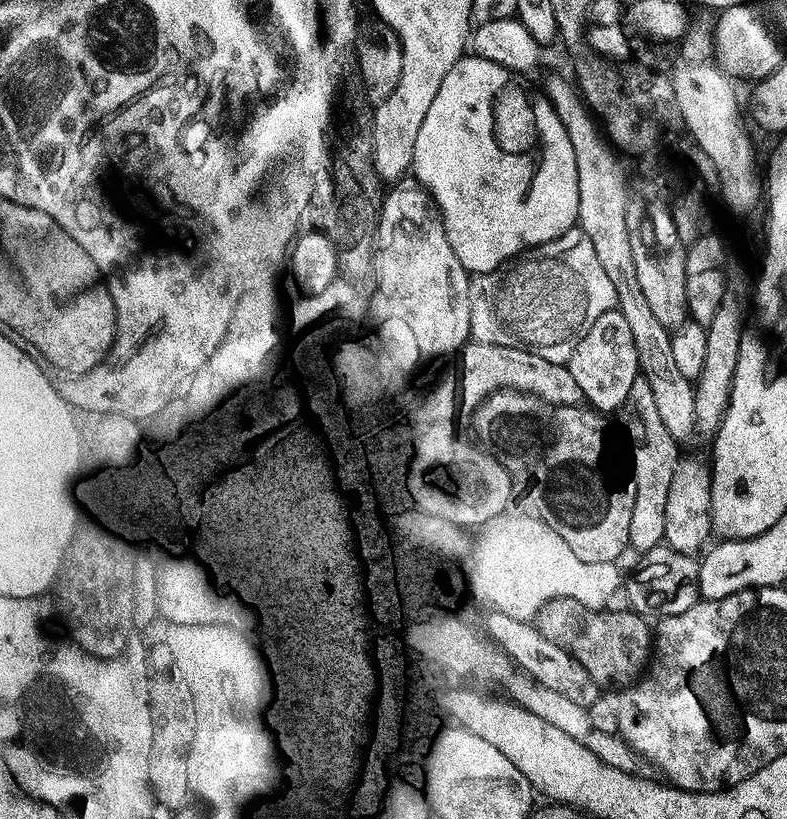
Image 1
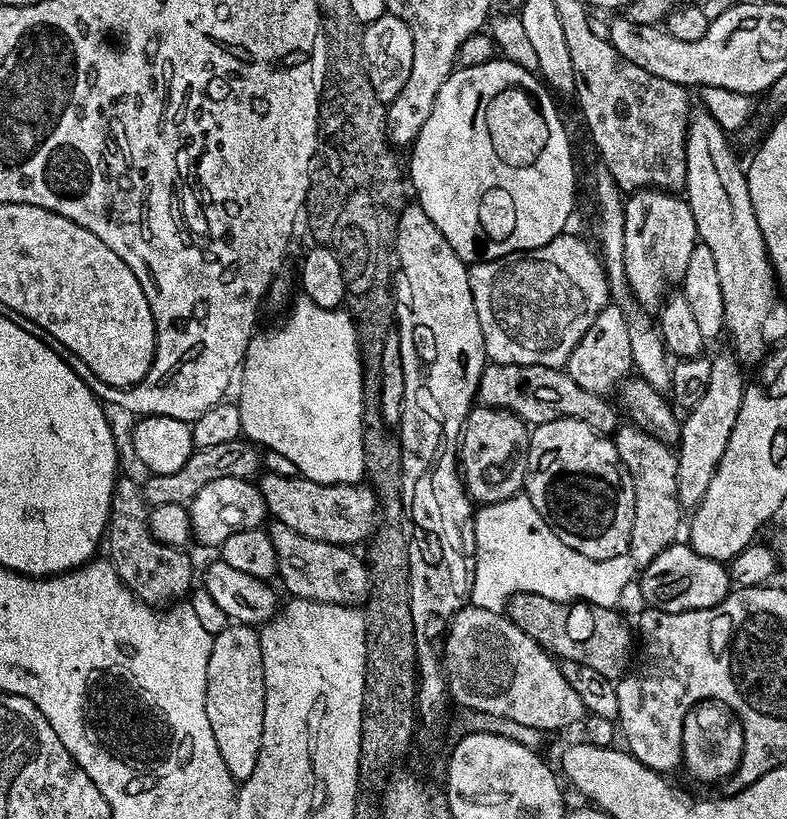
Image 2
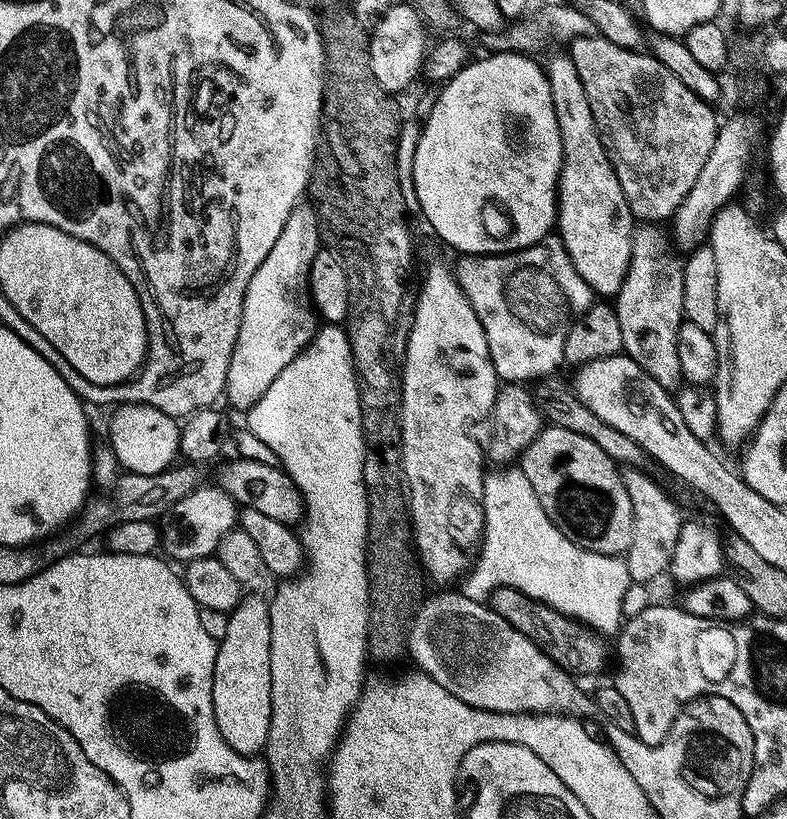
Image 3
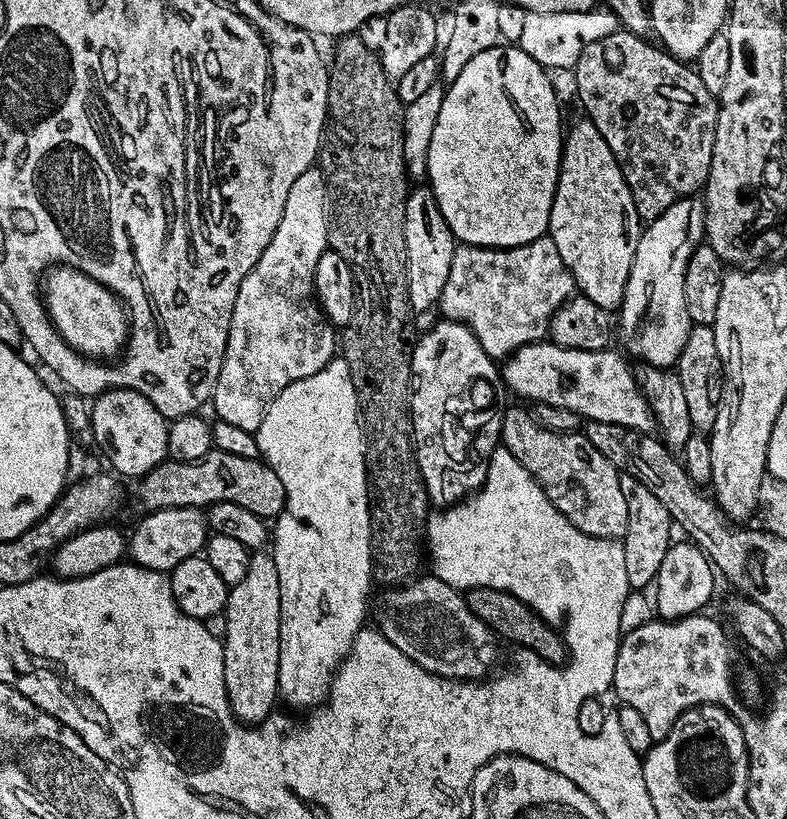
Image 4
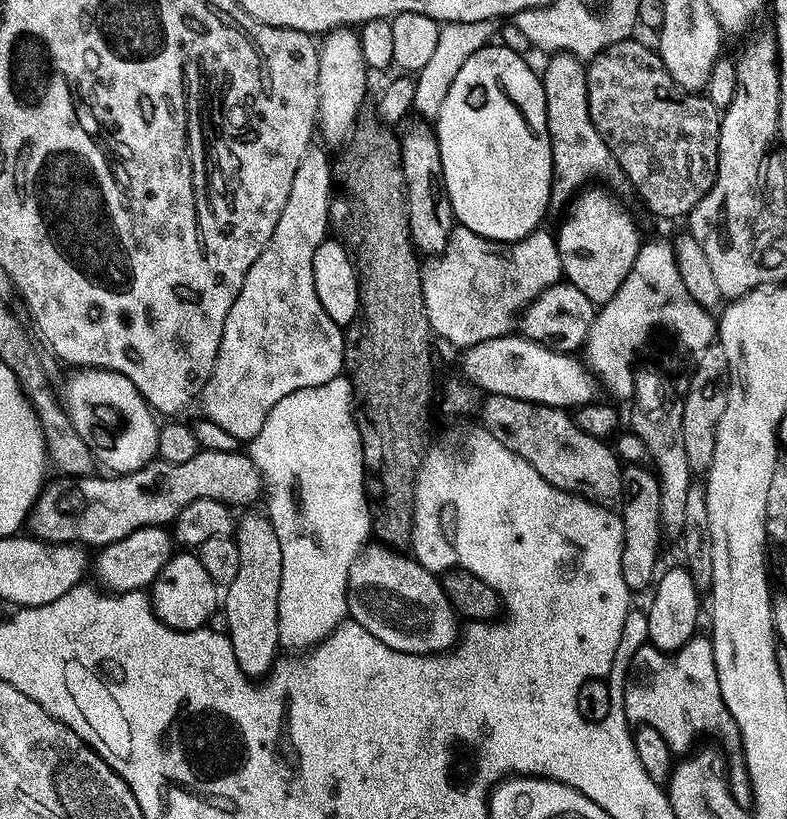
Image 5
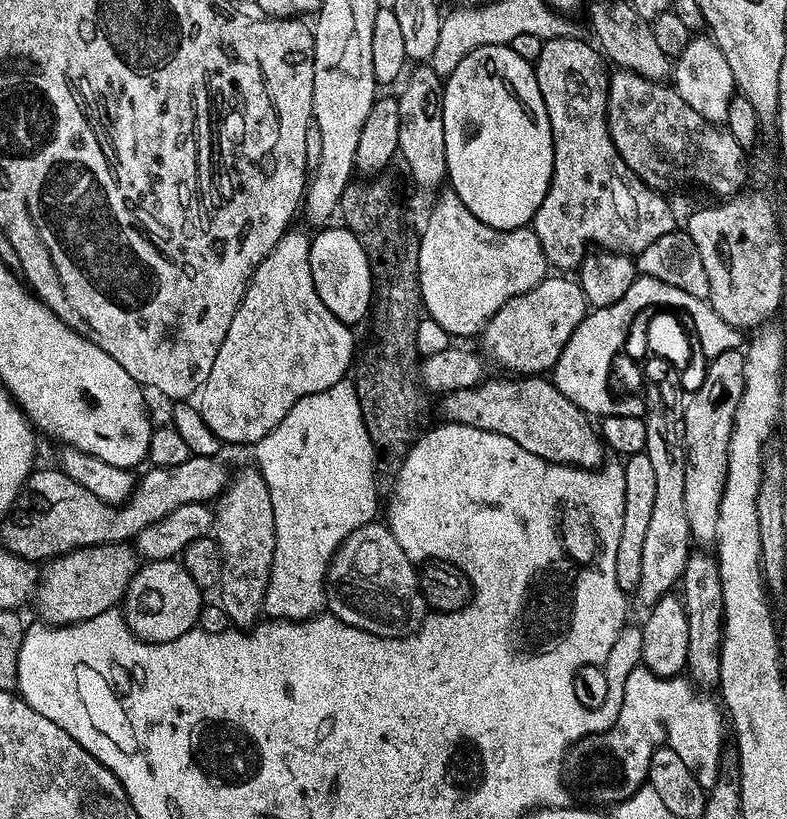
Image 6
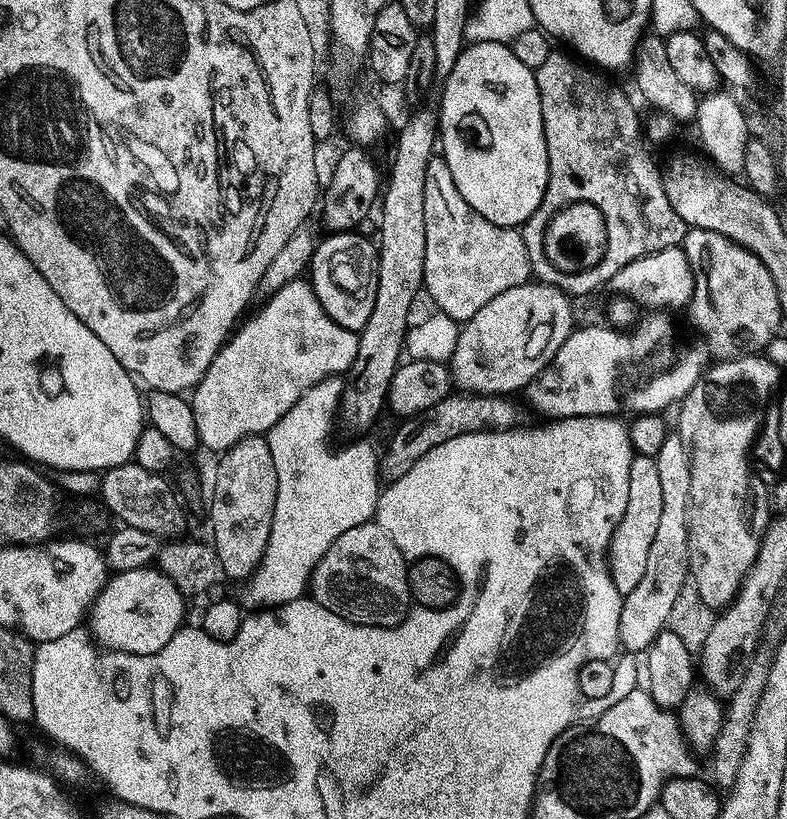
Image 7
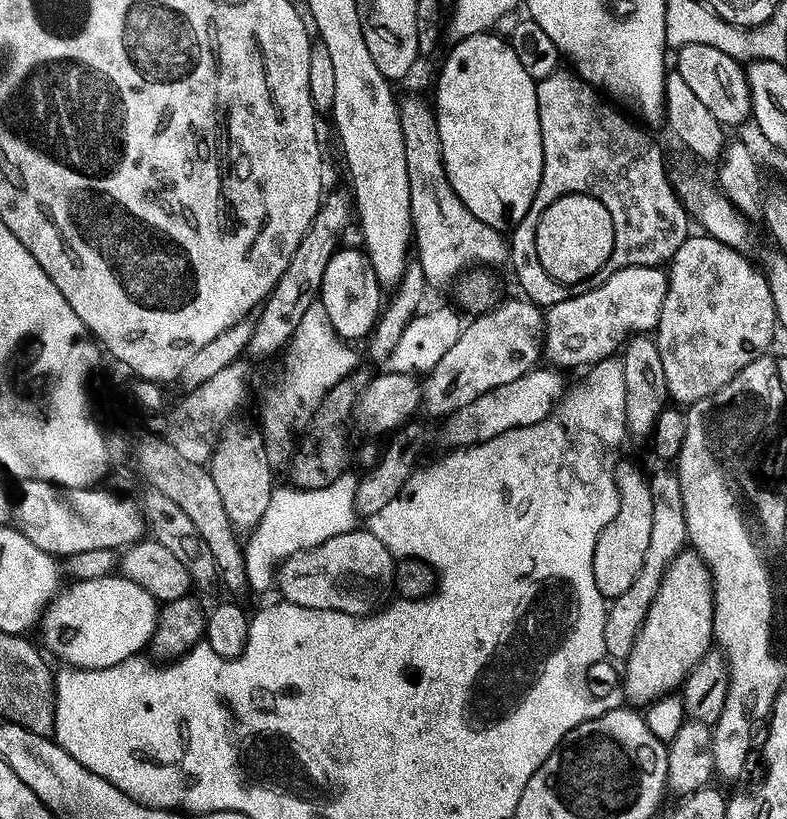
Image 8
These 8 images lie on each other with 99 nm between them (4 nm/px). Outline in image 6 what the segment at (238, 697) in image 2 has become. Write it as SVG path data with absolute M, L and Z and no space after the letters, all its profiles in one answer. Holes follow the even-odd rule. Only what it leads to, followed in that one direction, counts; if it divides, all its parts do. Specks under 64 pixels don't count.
M249 466L237 476L235 473L229 479L227 488L220 493L214 504L214 539L224 559L224 572L218 585L218 603L237 629L251 629L264 612L266 588L270 586L270 570L276 549L274 506L259 468Z

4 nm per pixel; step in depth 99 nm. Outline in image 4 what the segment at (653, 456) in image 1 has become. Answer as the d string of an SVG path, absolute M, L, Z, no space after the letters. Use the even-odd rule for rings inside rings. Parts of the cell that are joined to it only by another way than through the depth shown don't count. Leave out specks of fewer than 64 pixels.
M621 475L620 485L622 495L626 498L628 517L626 518L626 534L622 538L624 553L626 554L626 582L629 589L644 588L653 583L658 574L658 566L662 566L662 558L666 558L666 550L674 543L674 525L672 515L638 482L638 478Z

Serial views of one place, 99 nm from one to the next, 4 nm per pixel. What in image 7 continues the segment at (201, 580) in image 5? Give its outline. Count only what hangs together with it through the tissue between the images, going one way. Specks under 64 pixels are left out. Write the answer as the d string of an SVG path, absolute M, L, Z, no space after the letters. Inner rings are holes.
M159 567L126 570L115 573L105 584L92 604L86 624L91 639L101 649L149 656L160 652L162 646L166 646L166 642L170 642L170 638L180 631L185 623L184 603L184 593L174 586L170 578L166 578Z

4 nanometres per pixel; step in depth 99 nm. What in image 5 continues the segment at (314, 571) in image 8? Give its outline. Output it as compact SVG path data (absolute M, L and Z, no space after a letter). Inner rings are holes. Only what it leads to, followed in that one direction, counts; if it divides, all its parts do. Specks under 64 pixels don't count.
M369 542L361 548L348 571L348 616L356 620L374 638L386 646L406 654L431 656L449 651L458 640L458 613L446 598L444 587L431 571L422 567L411 555L379 542Z

